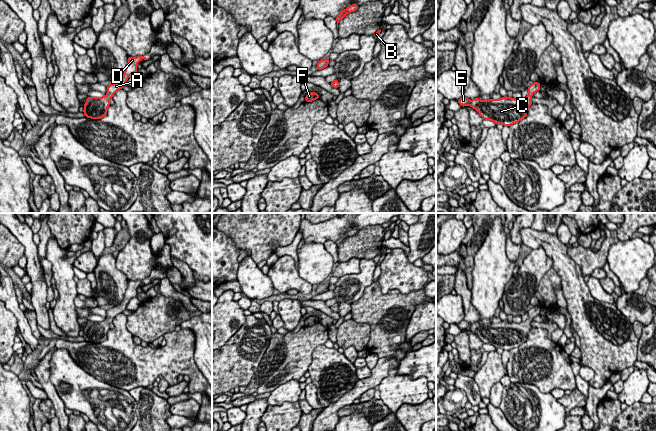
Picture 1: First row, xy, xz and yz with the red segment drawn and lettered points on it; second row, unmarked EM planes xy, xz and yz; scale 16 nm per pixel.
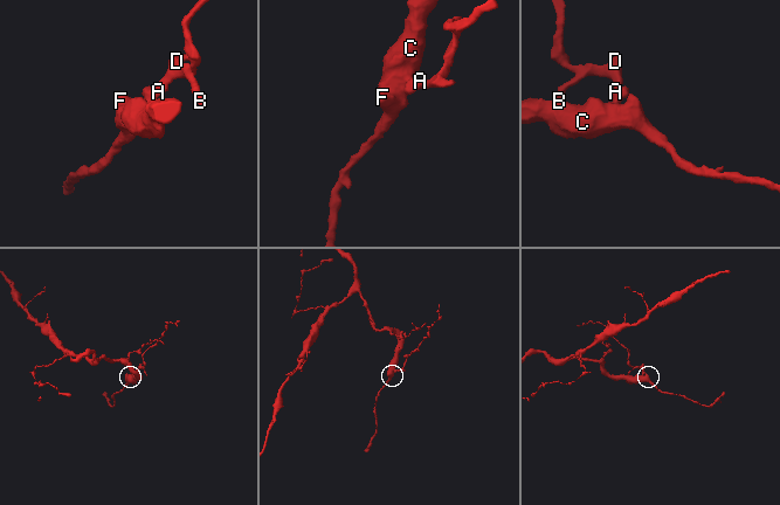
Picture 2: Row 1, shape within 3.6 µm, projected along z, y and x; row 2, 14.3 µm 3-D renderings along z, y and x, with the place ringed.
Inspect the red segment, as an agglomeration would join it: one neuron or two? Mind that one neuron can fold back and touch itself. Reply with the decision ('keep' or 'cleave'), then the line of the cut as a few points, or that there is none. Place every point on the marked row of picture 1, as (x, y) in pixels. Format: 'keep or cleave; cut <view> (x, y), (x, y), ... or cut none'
keep; cut none

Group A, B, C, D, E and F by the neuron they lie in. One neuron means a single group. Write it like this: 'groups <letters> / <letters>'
groups A B C D E F

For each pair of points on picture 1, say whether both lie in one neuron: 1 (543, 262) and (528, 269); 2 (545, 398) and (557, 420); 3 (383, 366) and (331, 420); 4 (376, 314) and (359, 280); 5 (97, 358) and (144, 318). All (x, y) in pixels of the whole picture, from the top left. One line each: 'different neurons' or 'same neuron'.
1: same neuron
2: same neuron
3: same neuron
4: different neurons
5: different neurons

